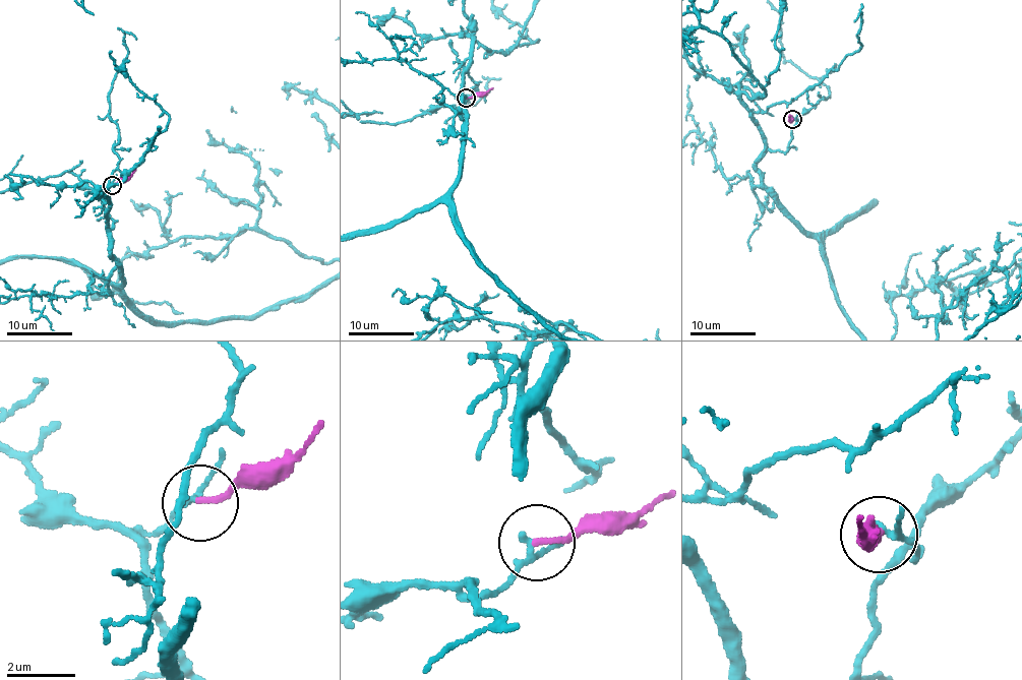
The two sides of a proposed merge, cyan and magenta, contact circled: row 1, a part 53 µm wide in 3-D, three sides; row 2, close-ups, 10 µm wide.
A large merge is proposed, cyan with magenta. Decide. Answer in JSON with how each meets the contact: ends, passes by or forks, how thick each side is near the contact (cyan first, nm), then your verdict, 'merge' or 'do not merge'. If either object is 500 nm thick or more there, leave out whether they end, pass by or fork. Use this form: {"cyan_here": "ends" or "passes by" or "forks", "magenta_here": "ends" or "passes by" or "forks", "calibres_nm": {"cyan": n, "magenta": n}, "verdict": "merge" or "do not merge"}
{"cyan_here": "passes by", "magenta_here": "ends", "calibres_nm": {"cyan": 150, "magenta": 160}, "verdict": "do not merge"}

